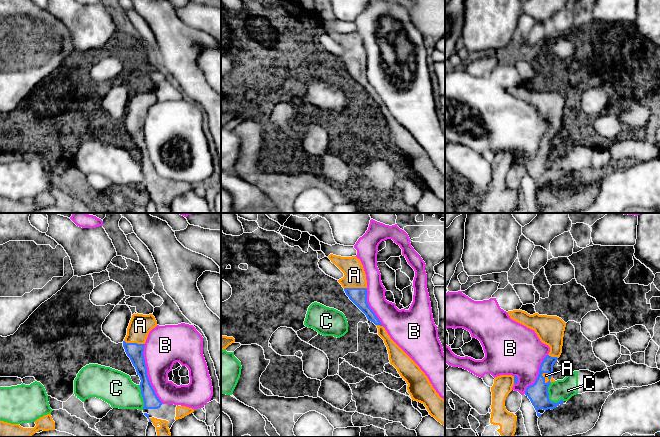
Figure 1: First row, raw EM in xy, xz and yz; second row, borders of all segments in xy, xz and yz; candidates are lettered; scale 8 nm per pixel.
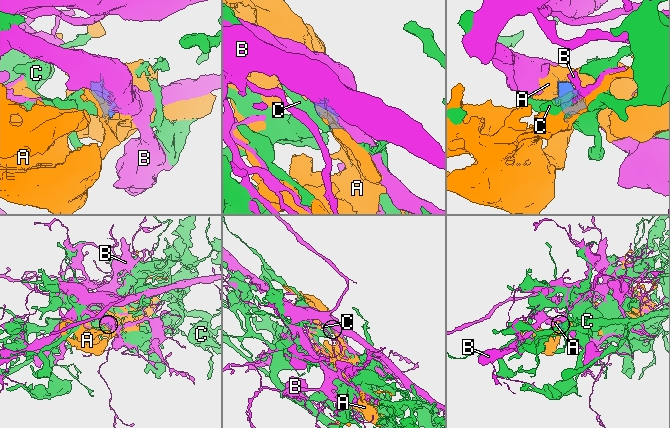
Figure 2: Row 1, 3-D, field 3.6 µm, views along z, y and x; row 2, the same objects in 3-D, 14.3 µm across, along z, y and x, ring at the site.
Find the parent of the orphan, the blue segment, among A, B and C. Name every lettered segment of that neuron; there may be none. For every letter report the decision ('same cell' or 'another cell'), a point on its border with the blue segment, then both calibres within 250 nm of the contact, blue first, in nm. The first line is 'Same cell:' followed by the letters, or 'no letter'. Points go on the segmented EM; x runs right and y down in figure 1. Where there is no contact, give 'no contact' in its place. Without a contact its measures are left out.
Same cell: A
A: same cell | xz (355, 288) | 140/180 nm
B: another cell | xy (146, 374) | 140/300 nm
C: another cell | yz (548, 398) | 160/160 nm

